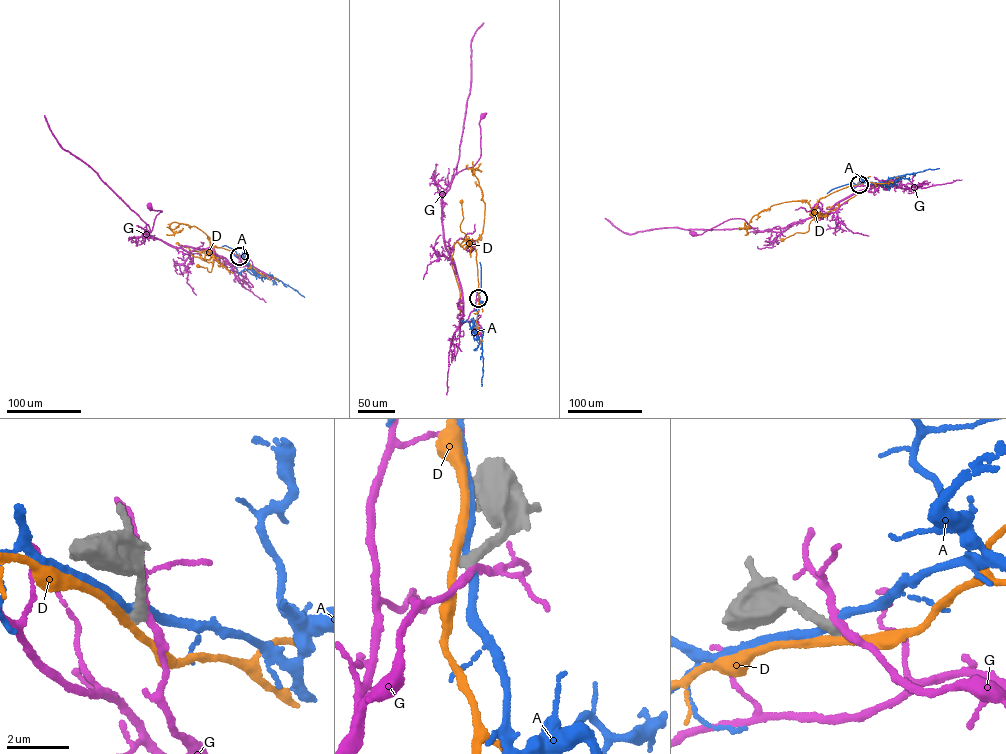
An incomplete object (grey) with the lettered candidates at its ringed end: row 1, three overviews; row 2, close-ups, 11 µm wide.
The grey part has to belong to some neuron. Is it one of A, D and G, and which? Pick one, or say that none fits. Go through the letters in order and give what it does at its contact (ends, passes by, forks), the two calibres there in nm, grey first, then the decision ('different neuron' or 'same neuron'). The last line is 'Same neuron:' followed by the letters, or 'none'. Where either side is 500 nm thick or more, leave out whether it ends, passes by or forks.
A: it passes by; calibres 380 and 280 nm; different neuron
D: it passes by; calibres 360 and 280 nm; different neuron
G: it passes by; calibres 360 and 240 nm; different neuron
Same neuron: none

